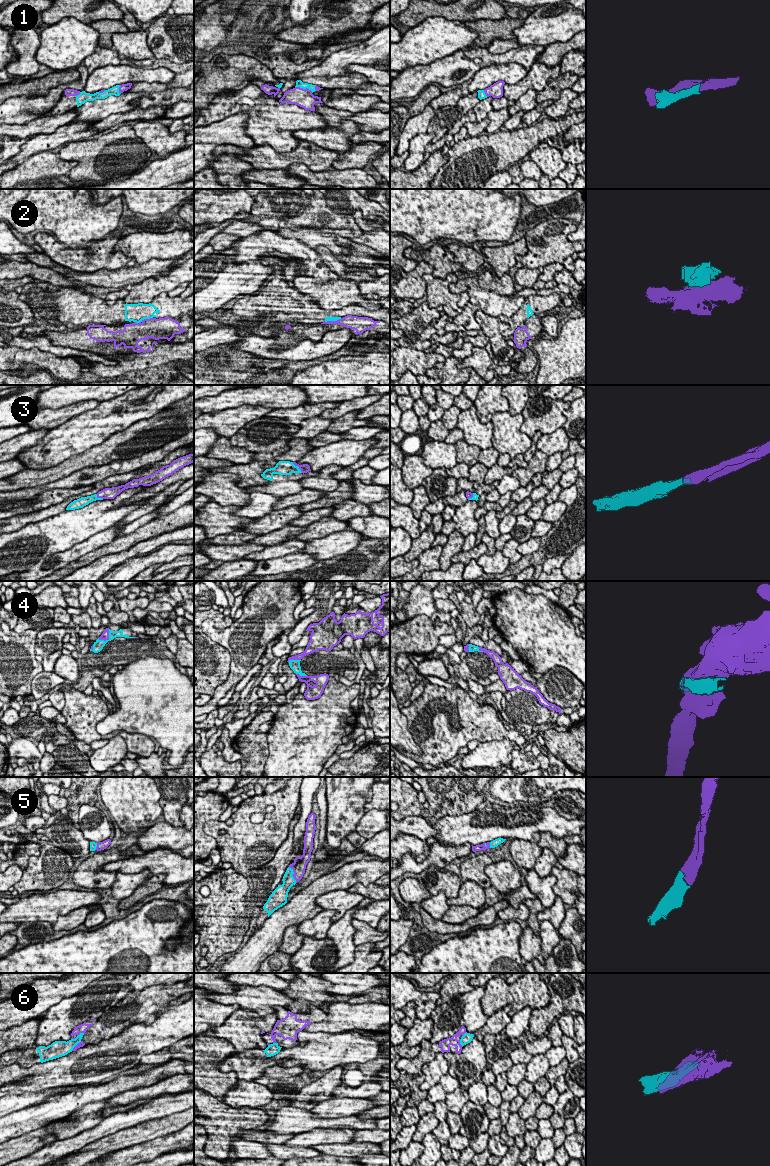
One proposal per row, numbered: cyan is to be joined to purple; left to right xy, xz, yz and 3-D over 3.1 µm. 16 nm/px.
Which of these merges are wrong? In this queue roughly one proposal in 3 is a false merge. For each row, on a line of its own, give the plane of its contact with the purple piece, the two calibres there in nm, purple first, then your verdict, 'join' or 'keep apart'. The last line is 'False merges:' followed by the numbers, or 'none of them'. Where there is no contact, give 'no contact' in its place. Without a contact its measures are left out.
1: xz | 300/120 nm | join
2: xy | 320/280 nm | keep apart
3: xz | 140/220 nm | join
4: xy | 130/160 nm | join
5: xz | 220/190 nm | join
6: xy | 140/140 nm | keep apart
False merges: 2, 6

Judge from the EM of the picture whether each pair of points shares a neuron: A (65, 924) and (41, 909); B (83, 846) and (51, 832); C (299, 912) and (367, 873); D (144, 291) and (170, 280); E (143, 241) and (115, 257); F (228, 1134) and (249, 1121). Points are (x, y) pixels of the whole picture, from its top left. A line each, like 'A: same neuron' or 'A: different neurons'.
A: different neurons
B: same neuron
C: same neuron
D: same neuron
E: different neurons
F: same neuron

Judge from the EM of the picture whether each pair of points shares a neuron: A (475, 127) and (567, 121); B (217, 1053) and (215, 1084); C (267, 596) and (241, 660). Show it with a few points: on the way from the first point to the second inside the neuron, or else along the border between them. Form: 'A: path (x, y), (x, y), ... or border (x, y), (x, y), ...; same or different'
A: border (478, 135), (469, 137); different
B: path (211, 1061), (211, 1076); same
C: path (265, 612), (265, 617), (250, 632), (246, 644); same

